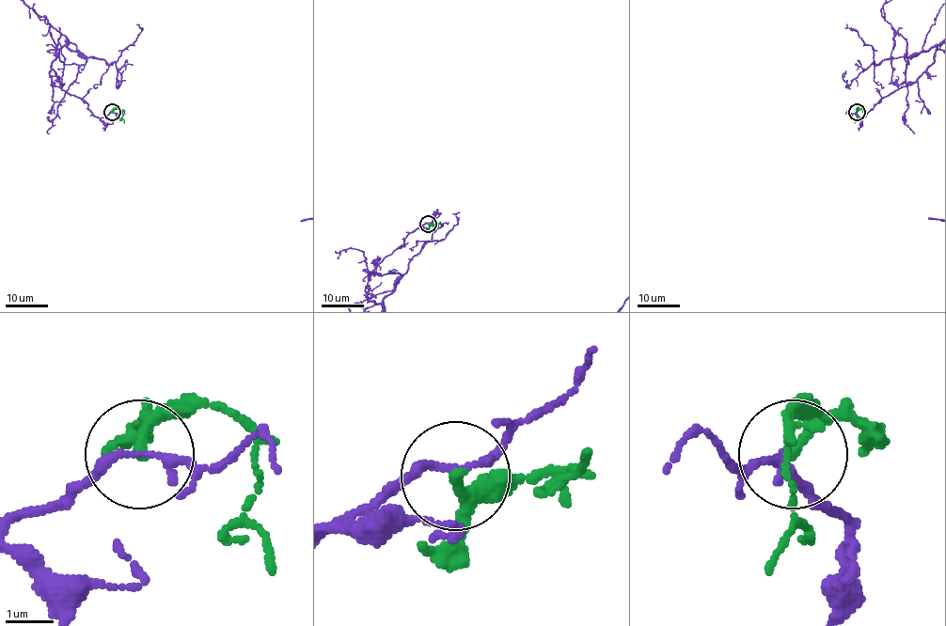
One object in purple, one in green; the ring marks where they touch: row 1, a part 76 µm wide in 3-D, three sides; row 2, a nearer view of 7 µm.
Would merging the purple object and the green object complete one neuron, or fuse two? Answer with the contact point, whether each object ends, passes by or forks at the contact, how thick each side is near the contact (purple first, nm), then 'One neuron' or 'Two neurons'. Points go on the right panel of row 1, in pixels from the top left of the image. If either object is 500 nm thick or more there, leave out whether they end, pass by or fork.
Place: (857, 112). At the ring purple passes by. At the ring green passes by. Thickness 160 nm (purple) against 170 nm. Two neurons

